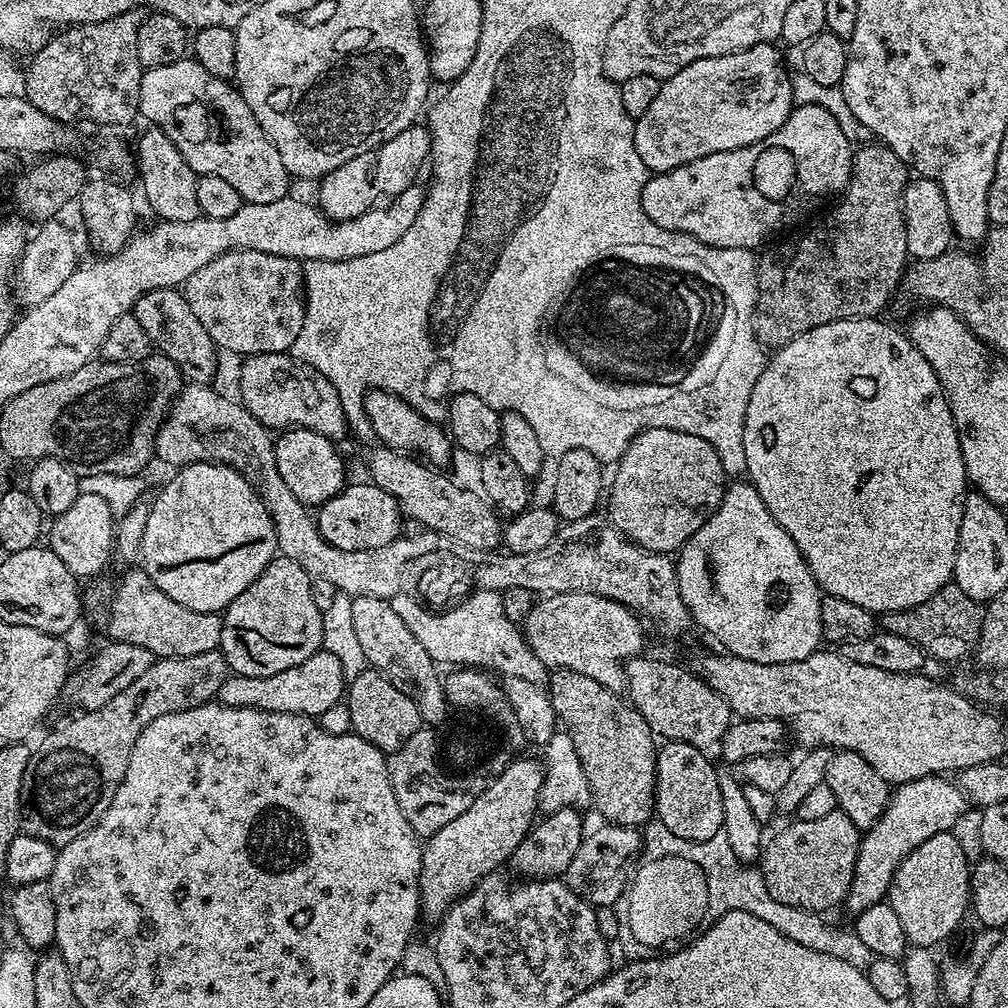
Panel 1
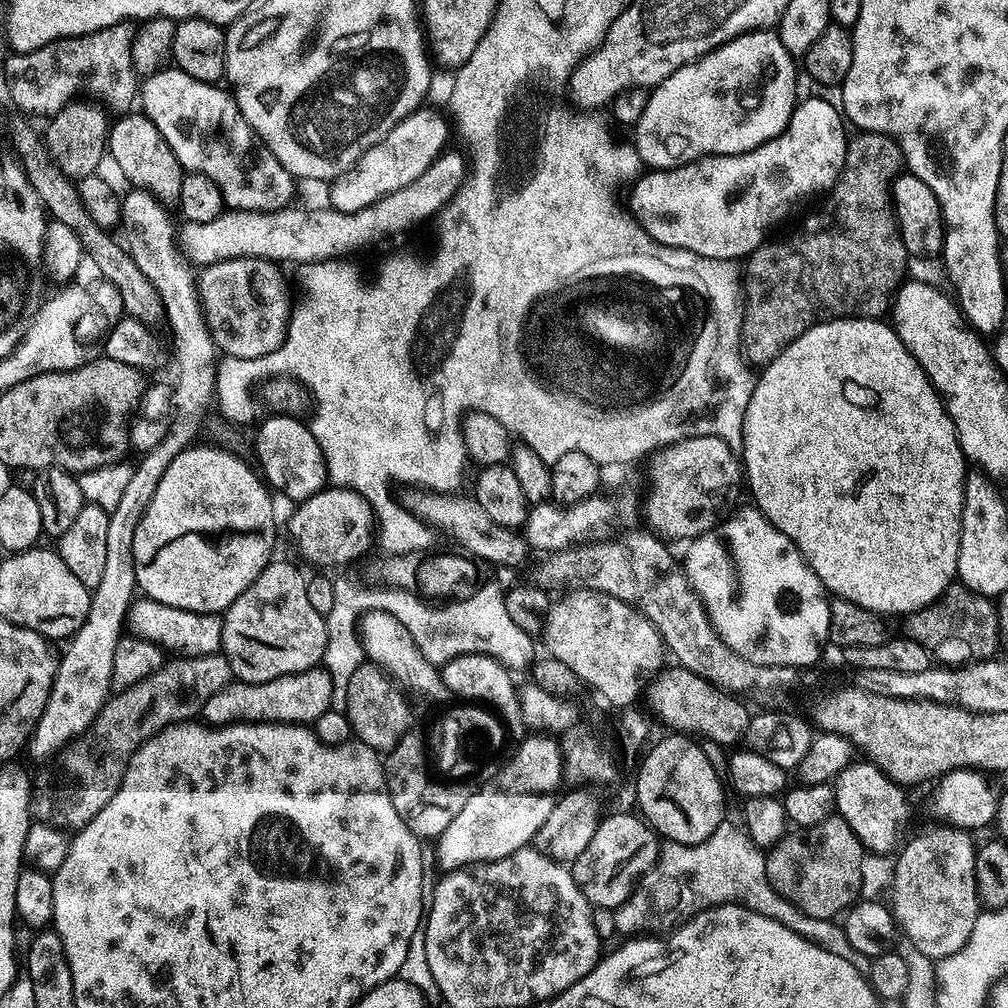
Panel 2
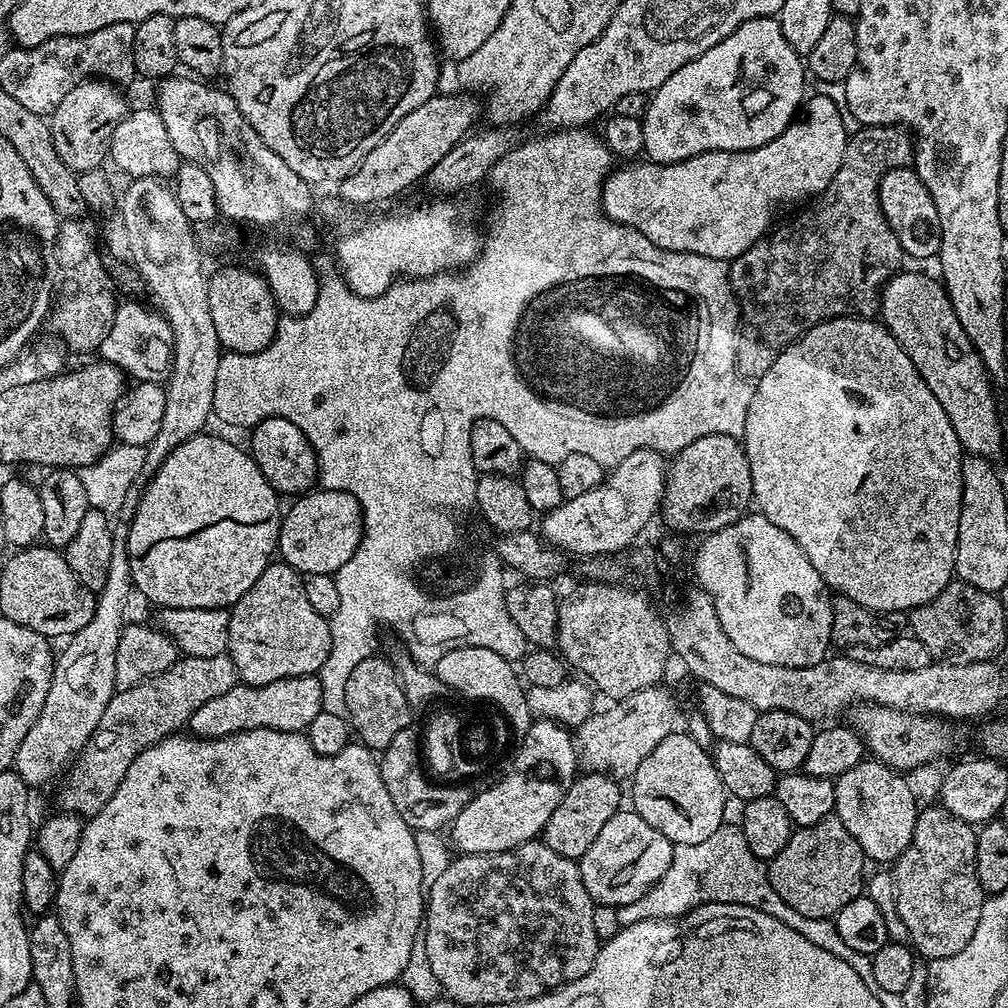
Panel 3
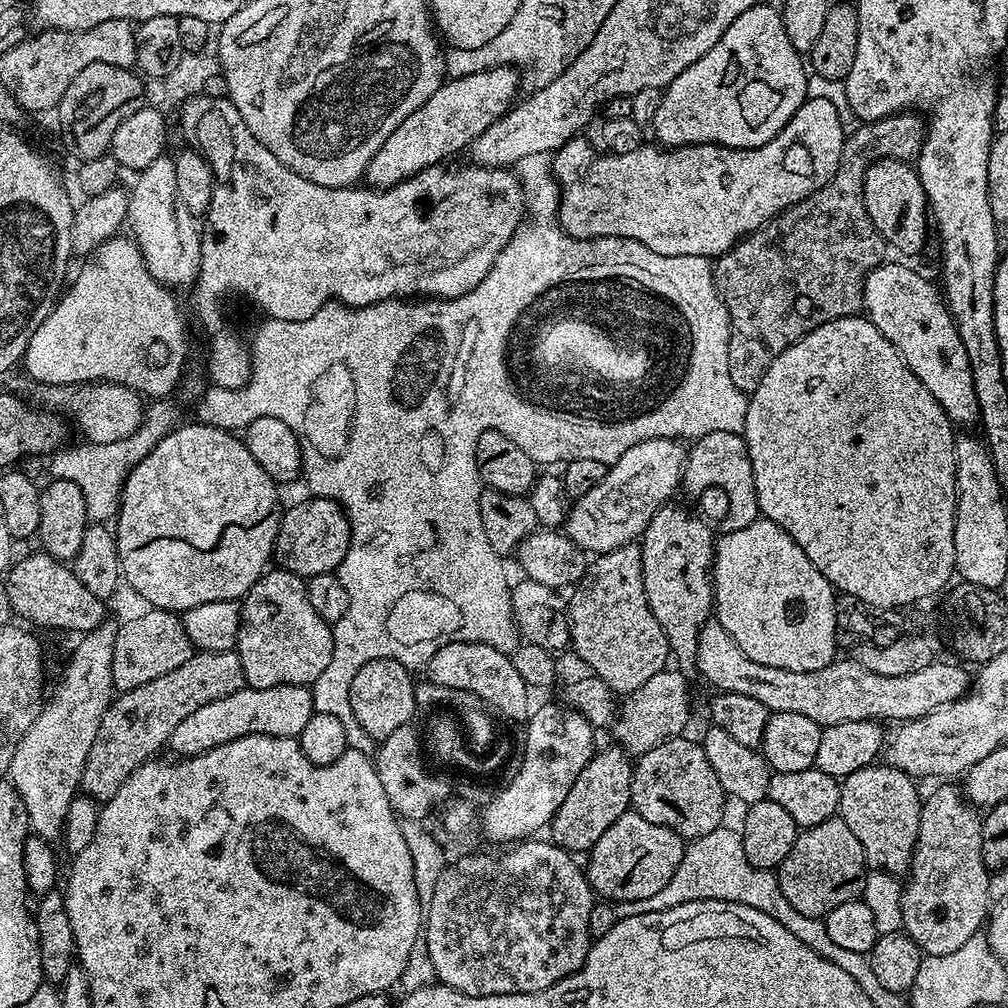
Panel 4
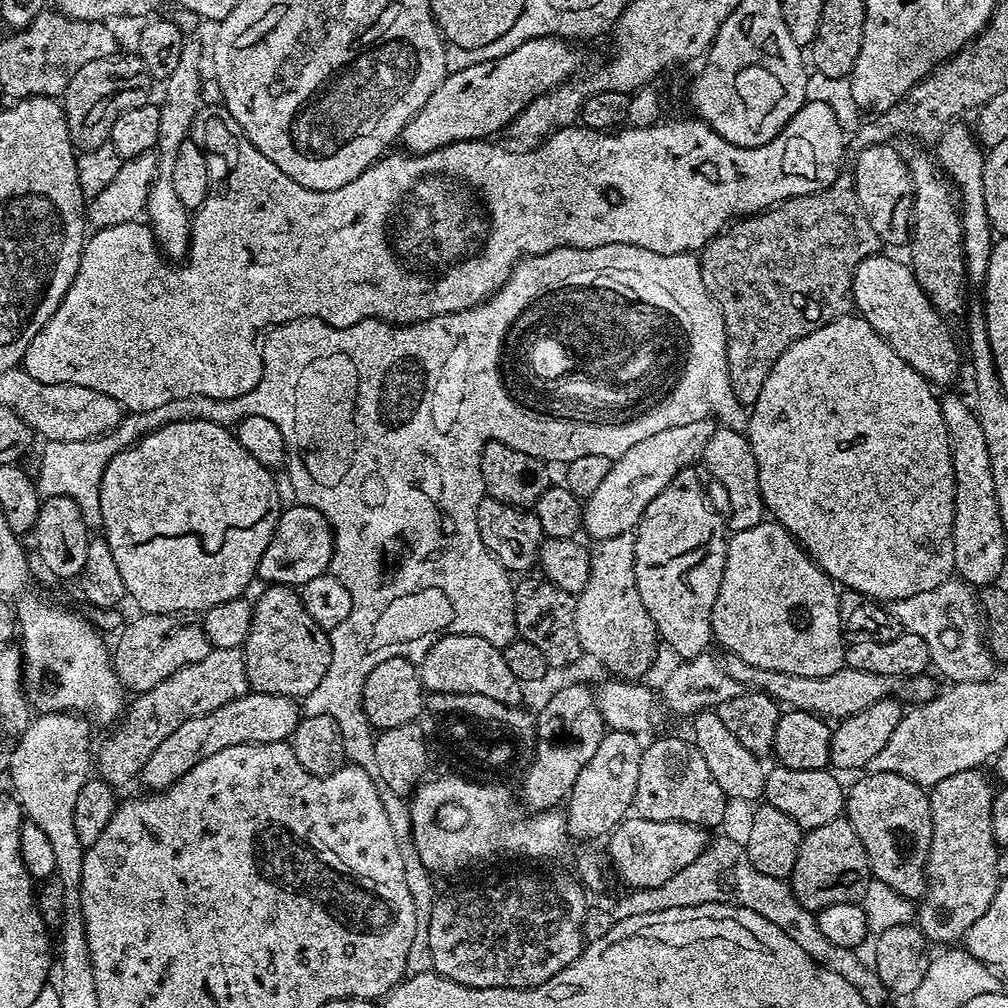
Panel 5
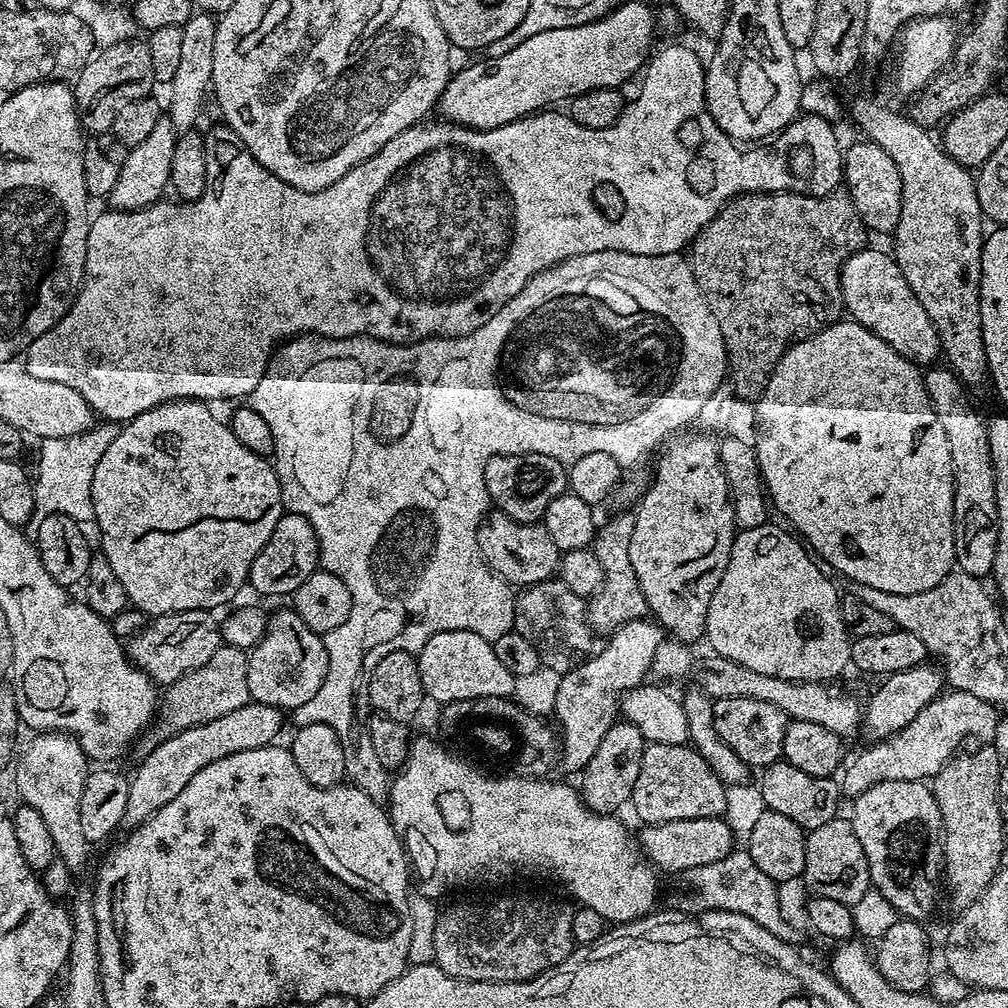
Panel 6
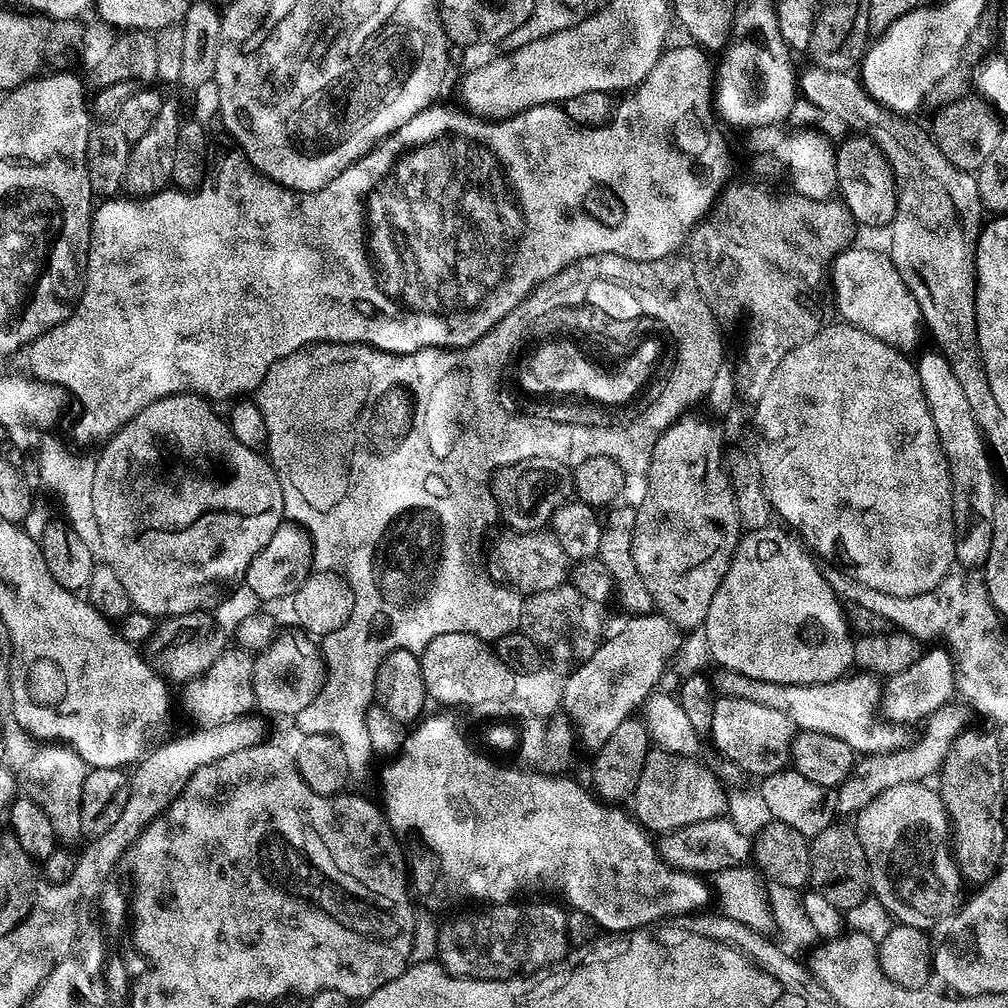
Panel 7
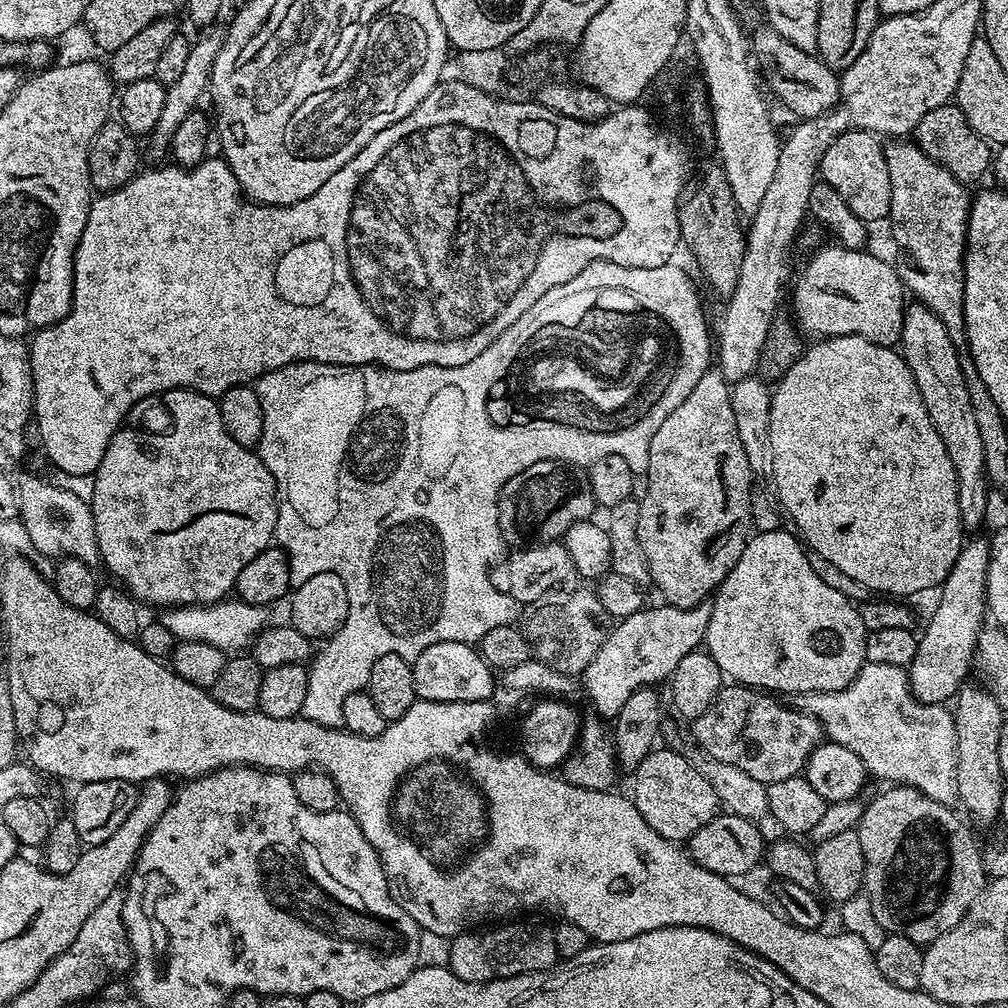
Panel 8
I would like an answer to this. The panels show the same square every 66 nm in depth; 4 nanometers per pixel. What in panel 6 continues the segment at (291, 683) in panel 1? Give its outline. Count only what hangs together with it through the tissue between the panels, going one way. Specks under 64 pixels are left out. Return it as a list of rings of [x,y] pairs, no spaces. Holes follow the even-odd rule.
[[[250,702],[238,710],[232,710],[230,714],[222,714],[222,718],[214,718],[214,722],[195,724],[193,728],[182,730],[178,735],[162,741],[153,752],[141,759],[144,761],[137,766],[136,773],[131,773],[124,824],[140,824],[166,806],[166,802],[178,798],[178,794],[182,794],[182,786],[186,786],[186,782],[190,782],[190,778],[194,778],[202,766],[210,766],[210,762],[242,750],[269,747],[275,741],[272,739],[279,734],[284,720],[286,724],[286,716],[281,709]]]

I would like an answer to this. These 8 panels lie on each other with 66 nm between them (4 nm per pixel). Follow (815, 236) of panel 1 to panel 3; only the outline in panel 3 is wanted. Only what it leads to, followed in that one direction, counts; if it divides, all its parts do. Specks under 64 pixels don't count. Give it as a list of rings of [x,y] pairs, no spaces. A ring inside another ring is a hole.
[[[870,124],[857,127],[855,130],[857,132],[853,131],[851,135],[849,135],[848,145],[842,158],[842,166],[837,172],[833,172],[830,186],[823,188],[819,195],[809,203],[813,204],[810,205],[801,216],[794,217],[789,224],[784,224],[781,228],[779,228],[779,226],[773,227],[758,243],[750,246],[750,250],[746,250],[746,254],[742,254],[736,260],[731,261],[732,295],[735,296],[738,305],[736,365],[745,378],[759,378],[762,374],[766,374],[766,370],[770,370],[770,366],[774,366],[774,358],[778,358],[778,354],[782,354],[784,348],[793,344],[795,340],[799,340],[800,337],[805,336],[814,326],[825,324],[827,320],[875,317],[880,310],[880,293],[883,292],[885,284],[887,284],[897,272],[901,271],[903,264],[900,263],[905,263],[906,257],[902,246],[898,242],[894,230],[888,225],[888,220],[880,208],[880,180],[891,168],[907,168],[913,163],[913,137],[906,134],[905,129],[894,124]]]

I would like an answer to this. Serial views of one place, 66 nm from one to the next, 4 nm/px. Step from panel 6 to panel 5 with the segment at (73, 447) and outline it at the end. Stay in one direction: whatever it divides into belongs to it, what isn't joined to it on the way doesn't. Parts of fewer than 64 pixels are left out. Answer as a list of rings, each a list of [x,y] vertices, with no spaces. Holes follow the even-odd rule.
[[[134,412],[125,415],[116,428],[100,437],[94,437],[88,441],[47,441],[44,444],[45,448],[40,452],[40,469],[34,472],[36,491],[44,498],[49,496],[74,498],[74,502],[78,504],[78,510],[82,510],[82,518],[88,523],[89,529],[99,529],[102,518],[100,483],[110,458],[114,458],[114,454],[135,444],[140,437],[158,429],[158,416]]]

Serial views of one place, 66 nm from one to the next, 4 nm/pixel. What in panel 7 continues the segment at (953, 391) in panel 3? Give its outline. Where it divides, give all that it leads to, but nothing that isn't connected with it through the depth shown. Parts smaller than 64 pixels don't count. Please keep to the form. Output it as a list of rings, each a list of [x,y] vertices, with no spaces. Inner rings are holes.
[[[849,246],[837,254],[830,267],[830,288],[836,295],[836,308],[840,311],[839,319],[845,324],[853,324],[858,330],[866,330],[866,334],[874,334],[882,342],[886,342],[891,348],[909,350],[916,344],[916,339],[922,334],[922,321],[918,302],[914,302],[914,294],[902,282],[902,274],[894,266],[892,257],[883,251],[875,252],[872,248],[856,248]]]

